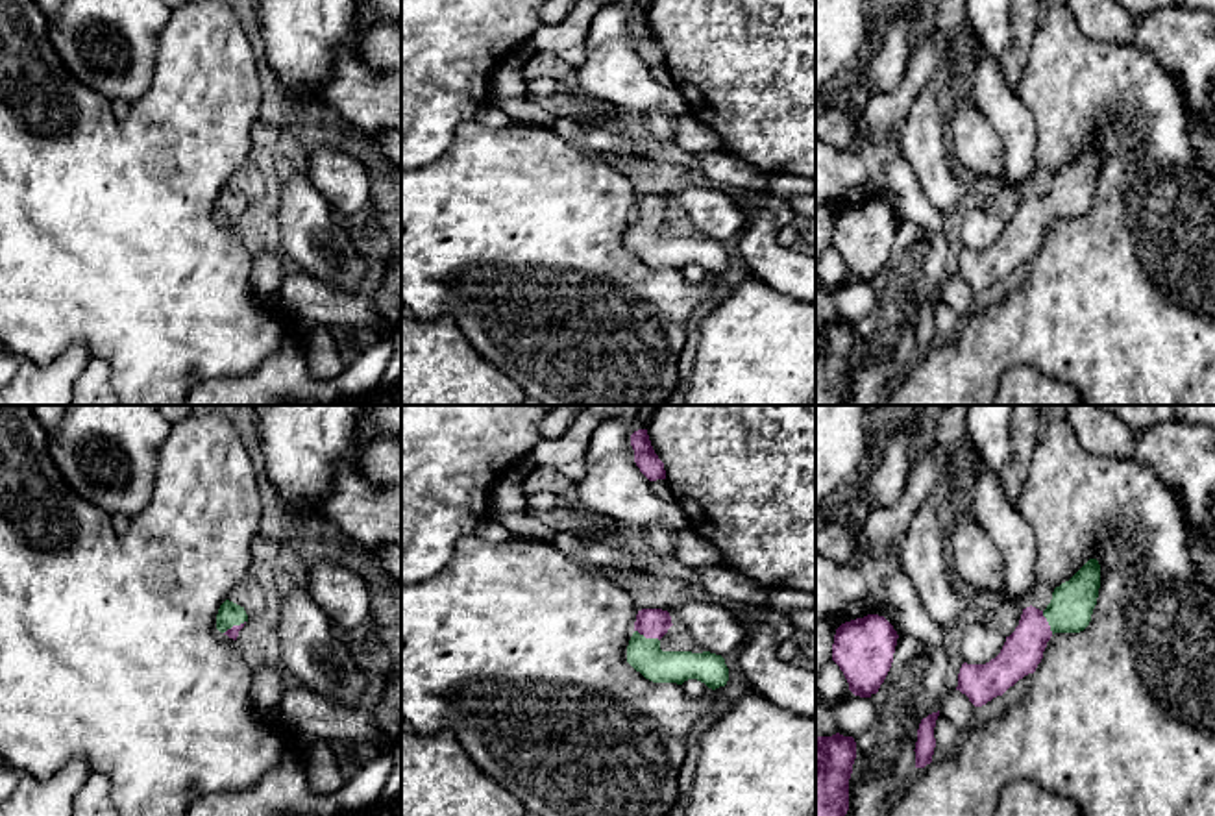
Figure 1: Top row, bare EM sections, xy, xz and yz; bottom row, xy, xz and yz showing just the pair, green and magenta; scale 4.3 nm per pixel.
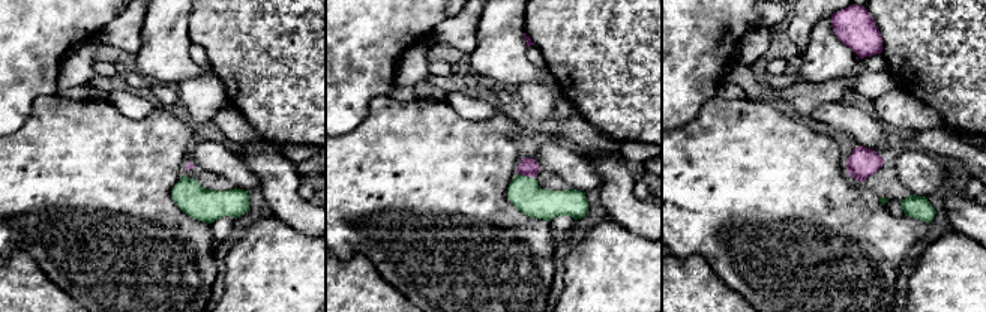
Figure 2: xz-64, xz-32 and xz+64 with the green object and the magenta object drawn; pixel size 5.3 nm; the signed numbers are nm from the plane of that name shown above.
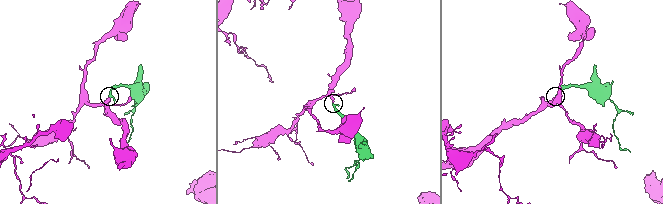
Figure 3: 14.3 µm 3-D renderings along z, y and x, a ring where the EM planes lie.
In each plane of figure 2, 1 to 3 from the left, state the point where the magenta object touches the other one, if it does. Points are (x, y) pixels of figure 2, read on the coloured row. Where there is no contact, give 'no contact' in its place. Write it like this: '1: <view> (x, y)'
1: no contact
2: xz-32 (527, 177)
3: no contact

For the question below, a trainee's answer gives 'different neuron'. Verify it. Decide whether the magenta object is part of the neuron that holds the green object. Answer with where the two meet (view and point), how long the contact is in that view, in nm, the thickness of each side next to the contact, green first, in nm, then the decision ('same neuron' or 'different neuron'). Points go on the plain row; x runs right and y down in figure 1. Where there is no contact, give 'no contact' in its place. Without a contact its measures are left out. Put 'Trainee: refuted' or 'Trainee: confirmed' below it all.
contact xz (648, 224); length 120 nm; calibres 150 and 130 nm; same neuron
Trainee: refuted

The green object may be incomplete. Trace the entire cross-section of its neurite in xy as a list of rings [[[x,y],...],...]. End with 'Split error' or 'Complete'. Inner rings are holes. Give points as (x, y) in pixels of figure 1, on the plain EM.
[[[226,185],[216,200],[216,215],[229,224],[237,226],[239,216],[244,213],[248,207],[248,200],[244,192]]]. Split error

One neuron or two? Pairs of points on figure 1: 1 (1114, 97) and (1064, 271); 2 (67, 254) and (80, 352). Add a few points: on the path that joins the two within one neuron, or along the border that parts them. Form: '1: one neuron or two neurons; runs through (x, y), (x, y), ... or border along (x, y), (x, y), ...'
1: one neuron; runs through (1121, 139), (1119, 215), (1106, 228)
2: two neurons; border along (93, 356), (85, 346), (73, 345), (39, 365)

